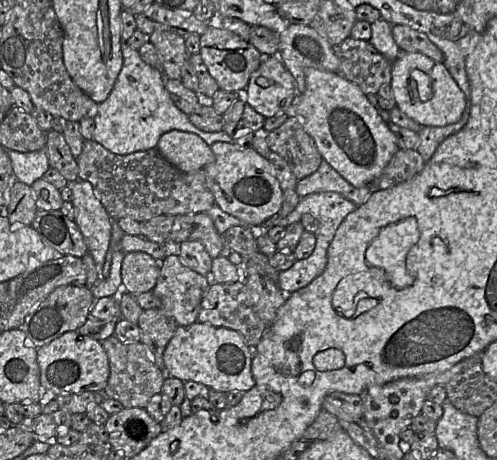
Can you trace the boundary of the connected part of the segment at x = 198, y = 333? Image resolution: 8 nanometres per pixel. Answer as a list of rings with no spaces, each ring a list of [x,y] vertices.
[[[195,322],[188,326],[176,327],[173,337],[165,348],[163,361],[168,376],[183,382],[199,382],[215,391],[229,392],[248,391],[254,386],[252,357],[253,348],[237,331]]]

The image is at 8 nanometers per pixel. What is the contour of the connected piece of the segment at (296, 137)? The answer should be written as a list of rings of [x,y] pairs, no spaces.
[[[293,112],[288,113],[288,119],[281,126],[268,132],[266,141],[270,150],[284,158],[300,180],[317,171],[323,158],[299,118]]]

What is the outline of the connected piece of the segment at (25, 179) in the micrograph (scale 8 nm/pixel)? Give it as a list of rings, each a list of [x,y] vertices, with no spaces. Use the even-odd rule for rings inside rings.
[[[45,146],[33,152],[6,151],[12,165],[14,181],[32,185],[50,168]]]

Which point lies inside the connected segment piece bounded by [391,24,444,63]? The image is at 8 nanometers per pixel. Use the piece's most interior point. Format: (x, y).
(409, 40)

